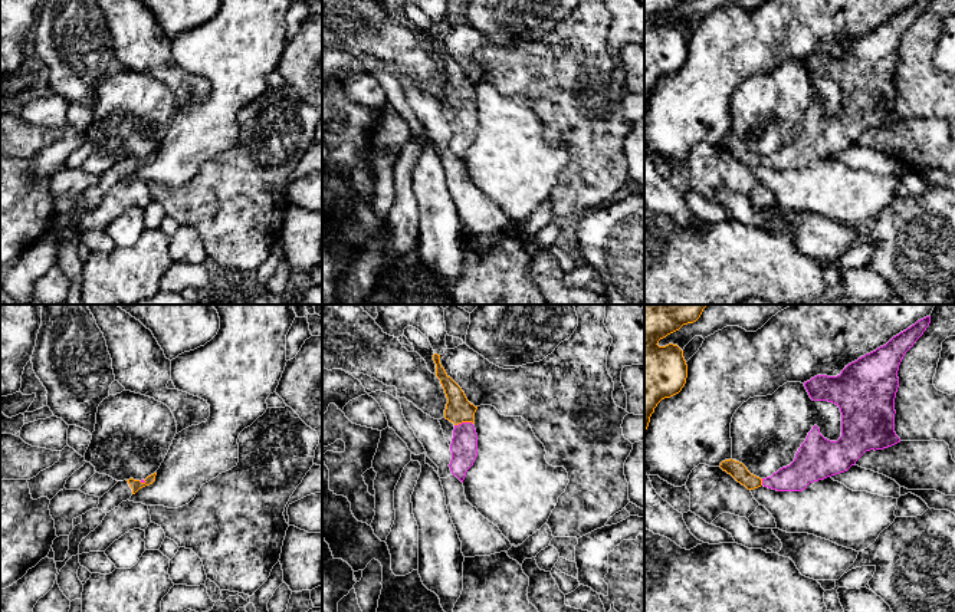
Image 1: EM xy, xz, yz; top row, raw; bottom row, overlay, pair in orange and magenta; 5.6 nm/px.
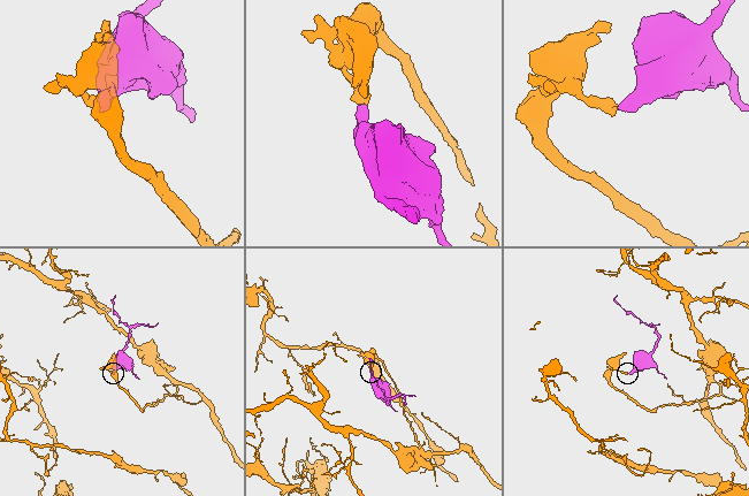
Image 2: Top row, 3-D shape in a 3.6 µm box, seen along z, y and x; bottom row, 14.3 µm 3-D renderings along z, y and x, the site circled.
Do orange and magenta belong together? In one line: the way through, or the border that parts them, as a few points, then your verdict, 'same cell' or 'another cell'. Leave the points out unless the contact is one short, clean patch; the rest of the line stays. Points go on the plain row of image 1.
across xz (459, 88), (463, 99), (463, 125) | same cell

